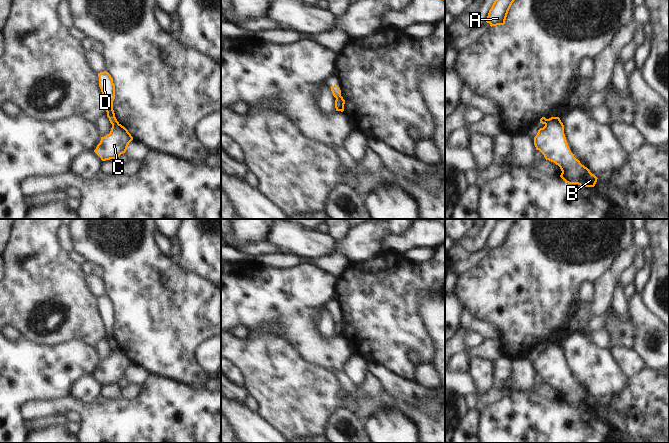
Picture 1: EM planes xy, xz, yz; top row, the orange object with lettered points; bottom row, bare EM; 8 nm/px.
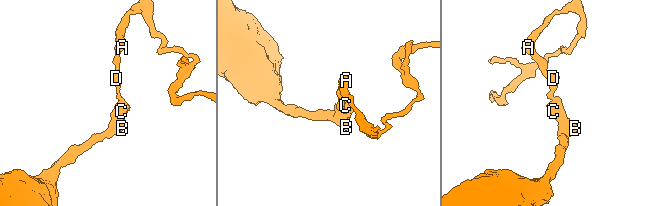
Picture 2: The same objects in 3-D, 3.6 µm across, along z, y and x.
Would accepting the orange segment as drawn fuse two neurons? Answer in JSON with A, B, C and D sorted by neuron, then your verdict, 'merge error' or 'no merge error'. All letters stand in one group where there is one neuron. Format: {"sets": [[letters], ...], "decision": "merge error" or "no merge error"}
{"sets": [["A", "D"], ["B", "C"]], "decision": "merge error"}

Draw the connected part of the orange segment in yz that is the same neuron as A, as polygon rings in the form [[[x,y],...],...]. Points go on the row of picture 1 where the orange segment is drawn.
[[[495,0],[489,10],[486,22],[490,26],[504,25],[508,11],[515,0]]]

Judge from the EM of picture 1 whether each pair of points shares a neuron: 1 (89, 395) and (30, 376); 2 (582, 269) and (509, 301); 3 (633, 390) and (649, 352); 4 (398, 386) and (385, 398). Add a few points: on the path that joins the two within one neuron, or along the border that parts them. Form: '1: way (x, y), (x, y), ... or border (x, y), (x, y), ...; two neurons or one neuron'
1: border (92, 376), (81, 377), (74, 385), (71, 394); two neurons
2: way (564, 269), (545, 269), (527, 287); one neuron
3: border (645, 367), (658, 371); two neurons
4: border (387, 390), (411, 405); two neurons

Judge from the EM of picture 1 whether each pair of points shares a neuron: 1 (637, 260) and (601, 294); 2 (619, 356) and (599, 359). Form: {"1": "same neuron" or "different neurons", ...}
{"1": "different neurons", "2": "different neurons"}

